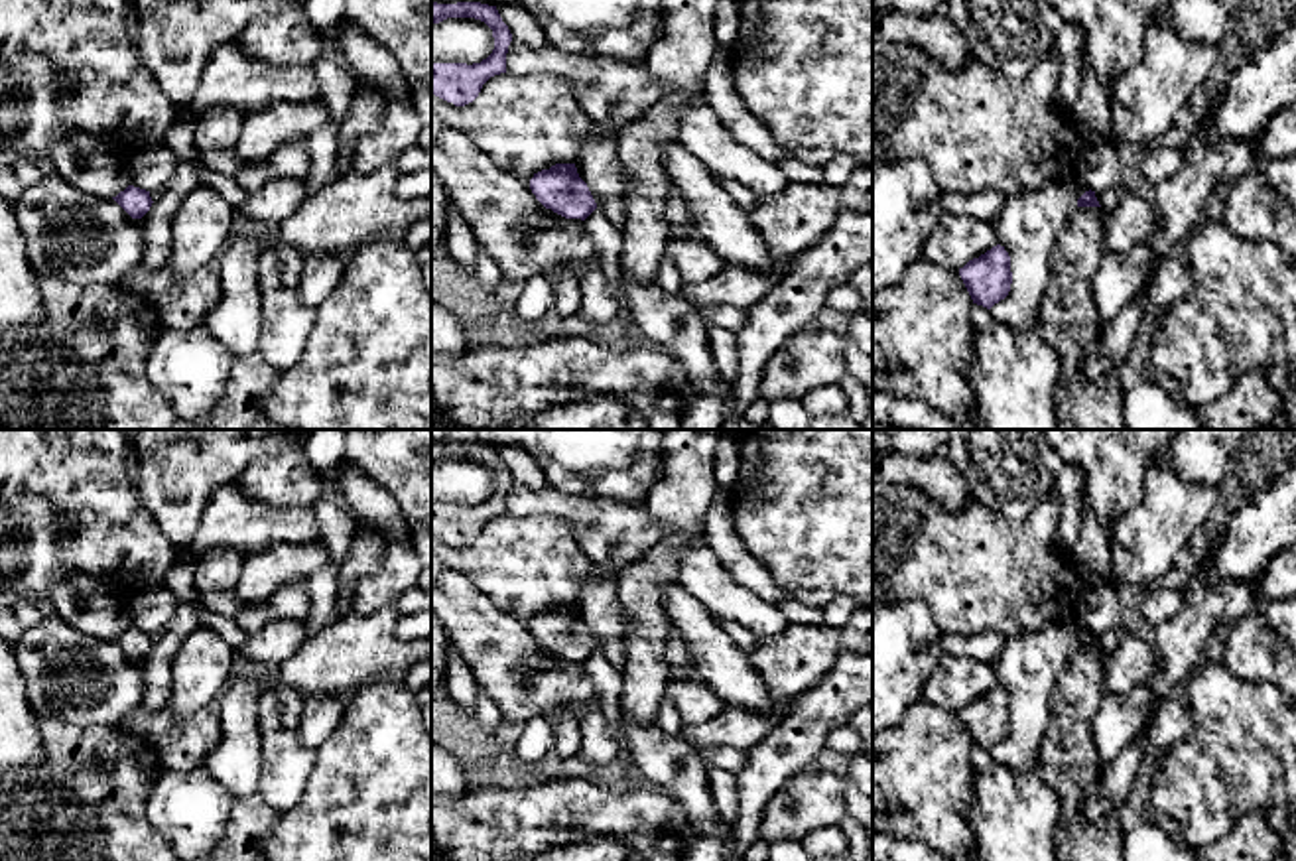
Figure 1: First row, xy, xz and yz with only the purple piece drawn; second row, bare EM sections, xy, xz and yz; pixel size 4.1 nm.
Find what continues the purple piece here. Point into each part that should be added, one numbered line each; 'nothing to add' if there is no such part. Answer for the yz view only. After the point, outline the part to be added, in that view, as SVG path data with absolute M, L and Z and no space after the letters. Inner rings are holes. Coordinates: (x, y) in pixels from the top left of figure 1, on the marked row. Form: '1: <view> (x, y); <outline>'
1: yz (1109, 198); M1119 183L1115 187L1107 187L1107 189L1097 189L1095 191L1095 197L1099 201L1099 205L1105 209L1105 211L1111 211L1115 209L1121 199L1129 193L1129 187L1125 183Z

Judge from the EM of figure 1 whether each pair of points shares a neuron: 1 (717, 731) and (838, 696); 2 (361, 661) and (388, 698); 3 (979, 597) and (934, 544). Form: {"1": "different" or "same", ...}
{"1": "different", "2": "different", "3": "same"}

